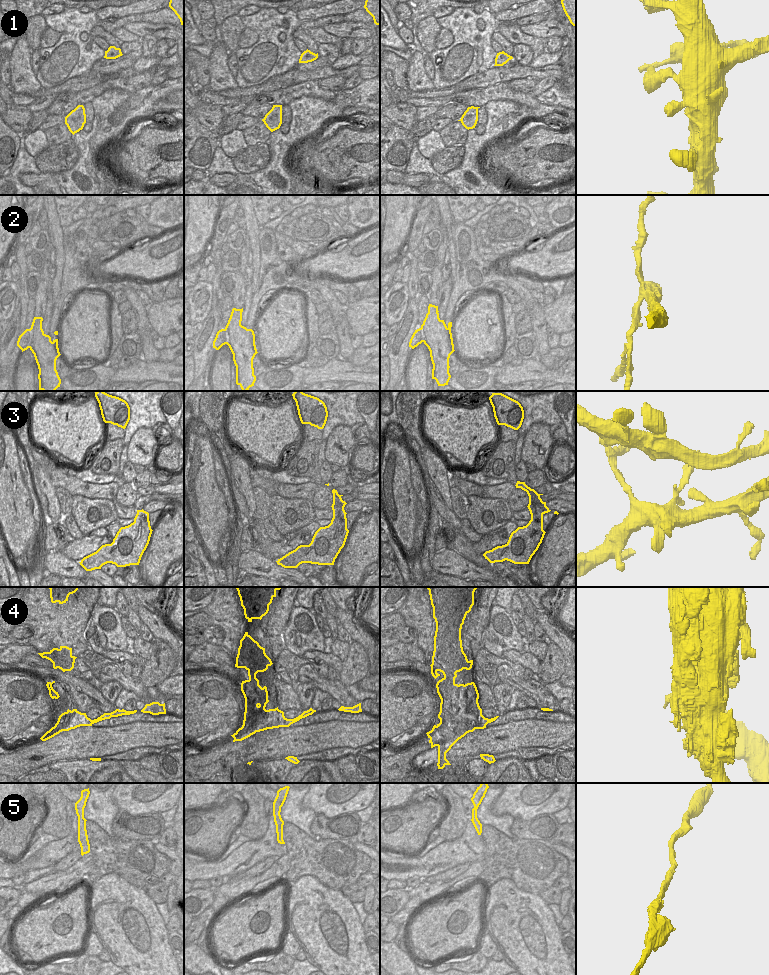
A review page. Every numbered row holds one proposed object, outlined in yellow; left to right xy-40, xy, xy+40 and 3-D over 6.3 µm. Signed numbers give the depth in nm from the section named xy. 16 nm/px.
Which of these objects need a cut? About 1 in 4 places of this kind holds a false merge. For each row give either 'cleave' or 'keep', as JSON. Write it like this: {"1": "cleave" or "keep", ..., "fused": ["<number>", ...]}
{"1": "keep", "2": "cleave", "3": "cleave", "4": "keep", "5": "keep", "fused": ["2", "3"]}

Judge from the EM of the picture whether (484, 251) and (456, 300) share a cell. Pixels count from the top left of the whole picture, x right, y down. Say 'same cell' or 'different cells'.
different cells

